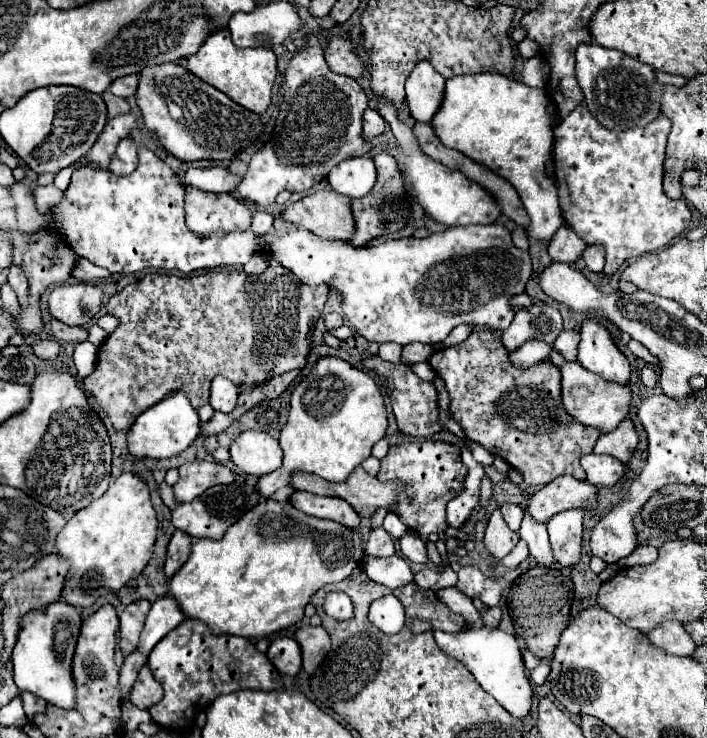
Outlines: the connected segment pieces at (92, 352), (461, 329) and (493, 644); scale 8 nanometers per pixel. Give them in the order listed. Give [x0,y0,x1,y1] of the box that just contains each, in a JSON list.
[[75,342,98,379],[443,324,475,346],[435,628,533,718]]

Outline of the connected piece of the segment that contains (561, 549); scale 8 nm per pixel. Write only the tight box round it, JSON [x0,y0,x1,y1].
[547,510,583,568]

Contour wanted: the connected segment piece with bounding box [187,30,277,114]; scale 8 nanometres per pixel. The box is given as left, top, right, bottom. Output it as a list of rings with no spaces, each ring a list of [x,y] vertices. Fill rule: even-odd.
[[[219,30],[211,34],[199,52],[187,60],[187,70],[227,94],[243,108],[263,114],[271,102],[271,88],[277,76],[277,58],[269,48],[237,48],[231,42],[229,30]]]

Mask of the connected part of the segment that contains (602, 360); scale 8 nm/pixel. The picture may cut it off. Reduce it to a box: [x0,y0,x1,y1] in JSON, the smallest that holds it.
[577,320,631,384]

